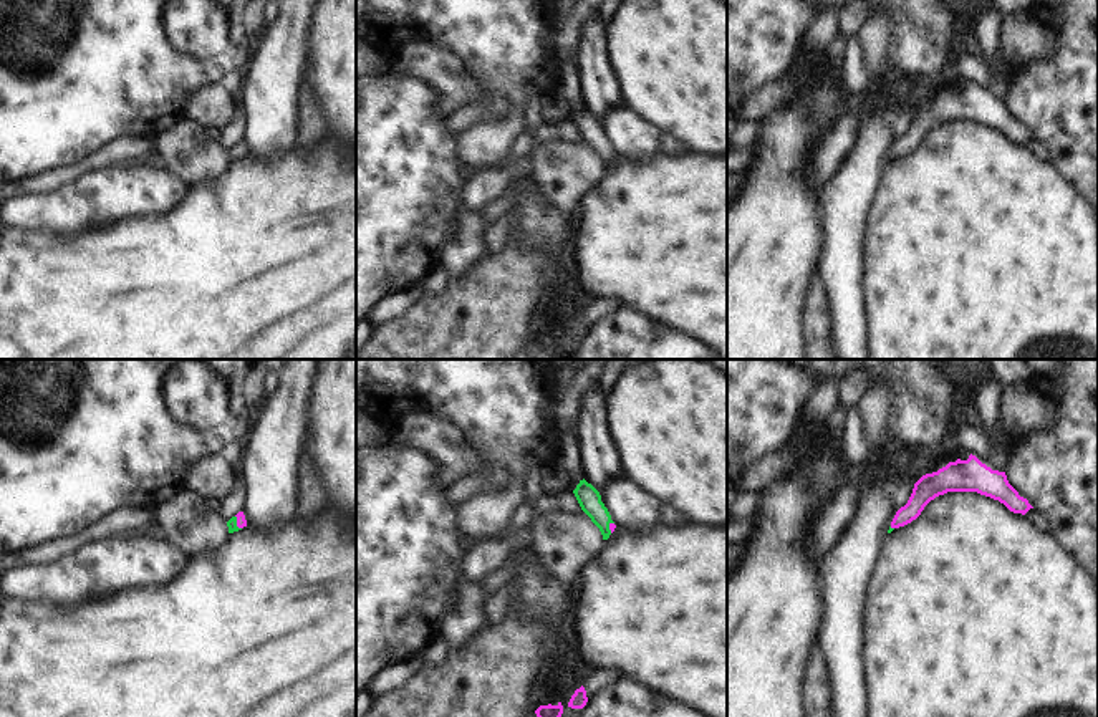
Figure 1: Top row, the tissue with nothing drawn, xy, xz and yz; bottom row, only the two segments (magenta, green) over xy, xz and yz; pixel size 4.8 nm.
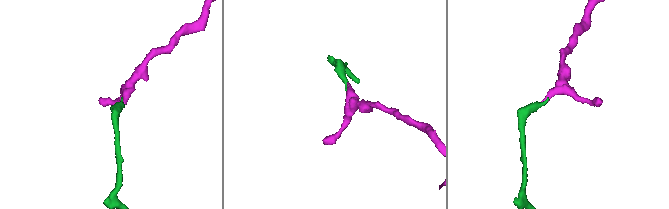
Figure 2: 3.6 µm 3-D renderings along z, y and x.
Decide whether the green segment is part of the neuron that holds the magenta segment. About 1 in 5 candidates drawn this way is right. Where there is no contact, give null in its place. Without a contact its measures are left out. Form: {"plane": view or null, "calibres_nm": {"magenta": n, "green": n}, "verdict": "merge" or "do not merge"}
{"plane": "xy", "calibres_nm": {"magenta": 50, "green": 50}, "verdict": "merge"}

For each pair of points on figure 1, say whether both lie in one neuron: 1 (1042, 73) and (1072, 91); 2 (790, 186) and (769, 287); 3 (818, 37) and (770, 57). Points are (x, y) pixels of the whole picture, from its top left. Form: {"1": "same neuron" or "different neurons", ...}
{"1": "same neuron", "2": "same neuron", "3": "different neurons"}

